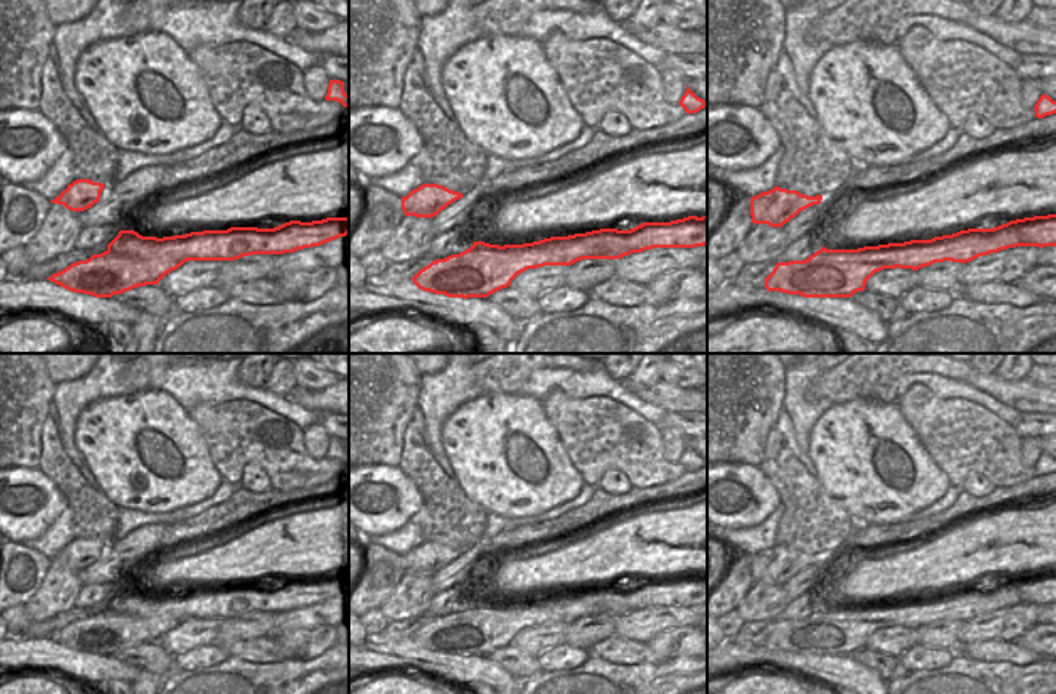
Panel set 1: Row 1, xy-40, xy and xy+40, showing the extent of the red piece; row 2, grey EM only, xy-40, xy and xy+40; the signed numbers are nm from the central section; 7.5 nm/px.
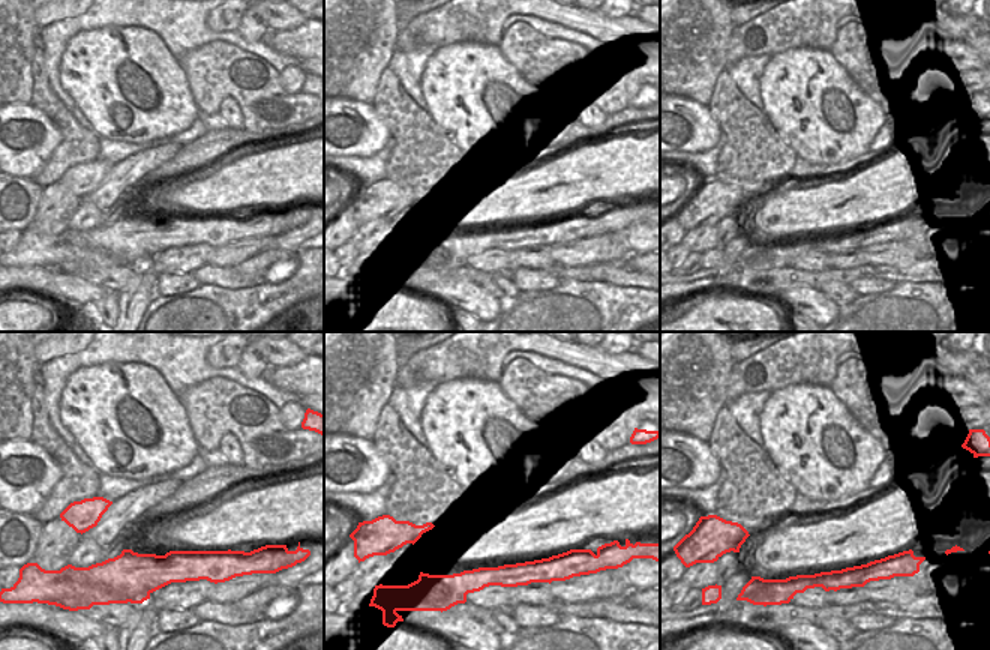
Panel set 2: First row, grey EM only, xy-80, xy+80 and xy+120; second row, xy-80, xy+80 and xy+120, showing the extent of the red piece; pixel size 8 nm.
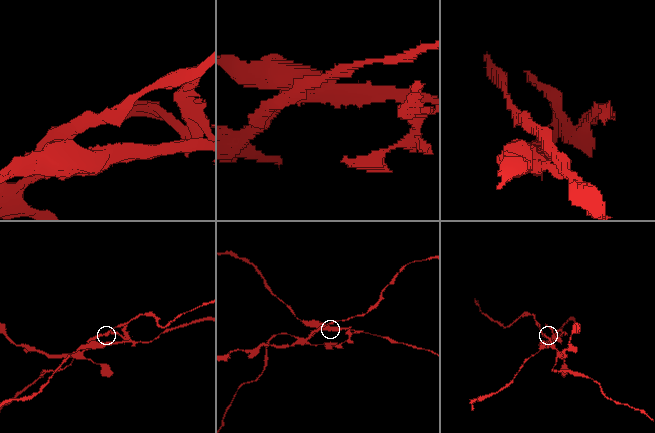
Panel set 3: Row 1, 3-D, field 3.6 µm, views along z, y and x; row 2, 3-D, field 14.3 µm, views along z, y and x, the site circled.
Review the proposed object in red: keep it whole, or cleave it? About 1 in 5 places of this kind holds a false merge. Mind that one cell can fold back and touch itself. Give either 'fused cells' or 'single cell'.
fused cells

